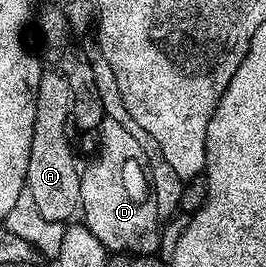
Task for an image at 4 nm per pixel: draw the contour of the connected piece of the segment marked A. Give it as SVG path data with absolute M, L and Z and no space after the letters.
M46 68L43 69L42 75L40 76L40 88L36 92L36 124L32 128L32 152L28 156L28 172L26 173L26 188L25 193L32 196L32 201L36 204L36 209L40 211L40 216L44 216L44 220L52 220L53 222L65 223L66 218L70 218L79 209L82 197L80 196L80 184L82 183L82 175L80 173L80 165L74 159L74 150L70 147L70 138L66 135L66 126L68 130L68 123L70 122L70 93L68 92L68 84L64 81L64 76L58 73L57 69Z

